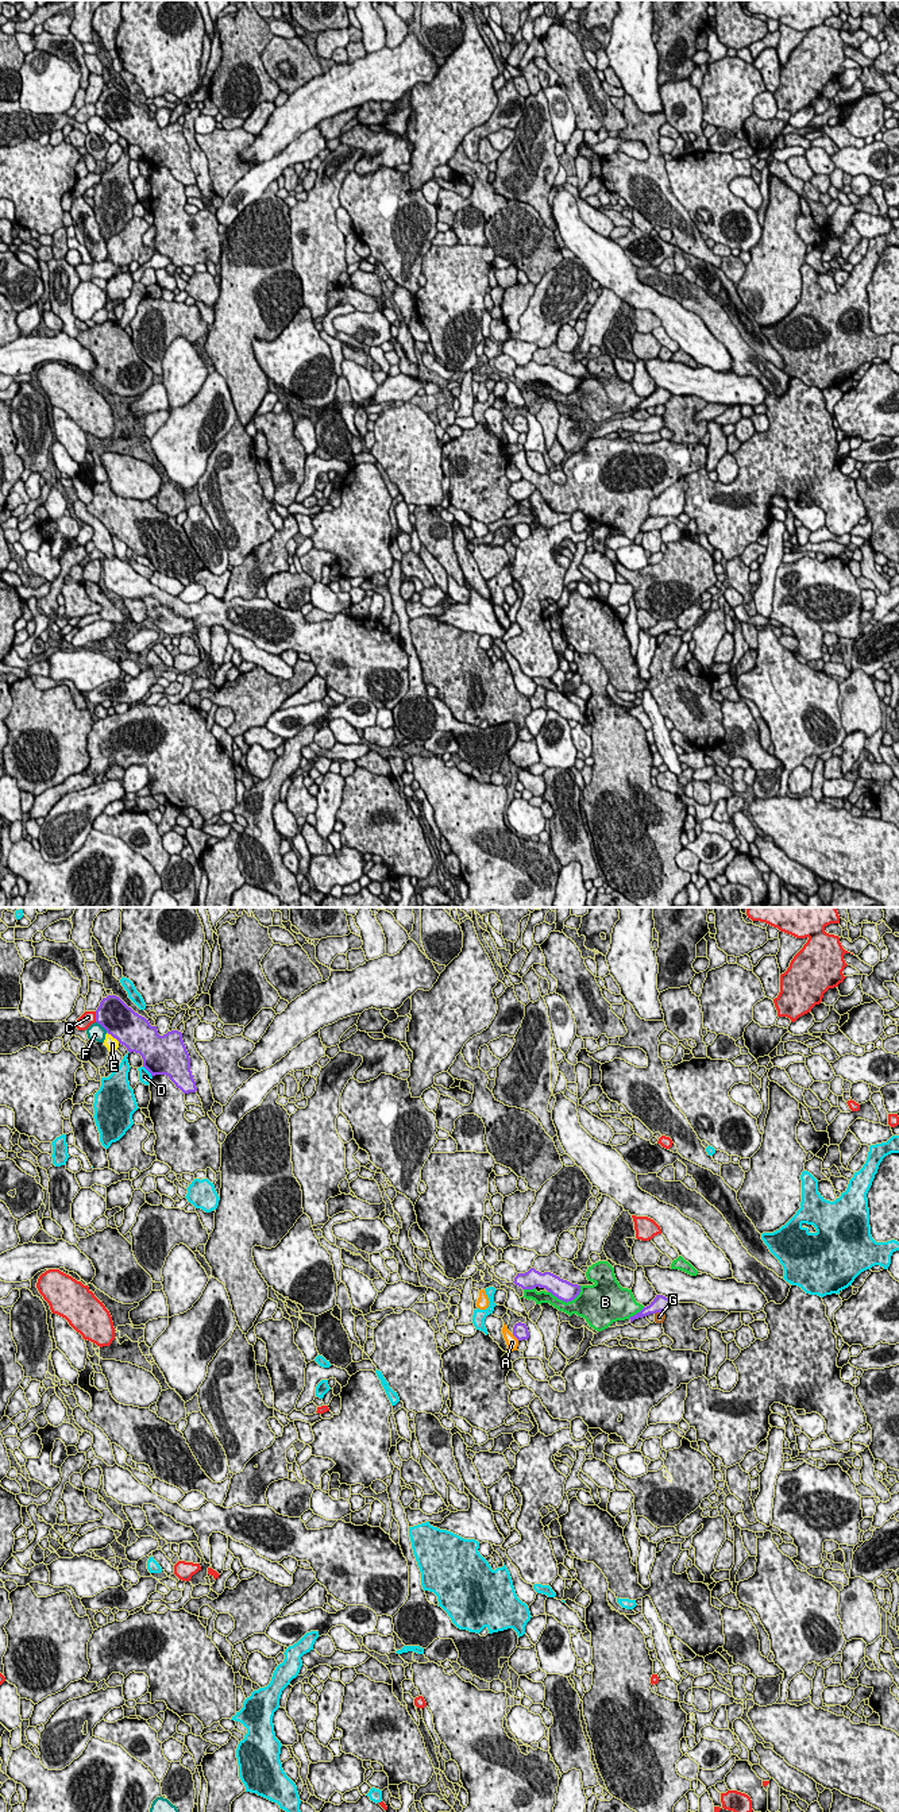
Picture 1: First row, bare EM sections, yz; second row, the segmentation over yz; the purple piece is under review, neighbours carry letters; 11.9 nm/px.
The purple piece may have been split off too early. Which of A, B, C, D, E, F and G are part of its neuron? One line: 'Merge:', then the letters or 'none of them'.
Merge: G

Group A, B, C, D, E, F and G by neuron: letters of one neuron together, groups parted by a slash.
A / B / C / D / E / F / G

